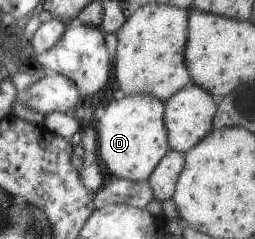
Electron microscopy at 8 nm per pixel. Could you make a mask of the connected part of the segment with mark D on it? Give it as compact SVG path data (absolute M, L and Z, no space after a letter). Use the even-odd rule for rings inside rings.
M151 94L125 95L112 100L102 118L93 120L98 139L99 161L119 178L145 181L170 150L164 122L165 104Z

